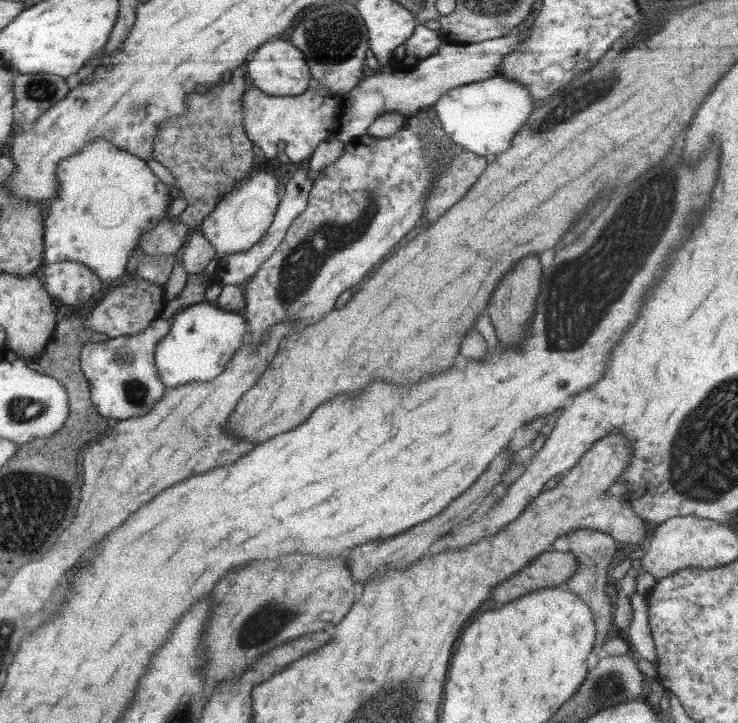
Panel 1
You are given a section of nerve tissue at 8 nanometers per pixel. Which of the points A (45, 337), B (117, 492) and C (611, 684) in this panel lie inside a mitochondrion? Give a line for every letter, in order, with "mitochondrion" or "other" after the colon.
A: other
B: other
C: mitochondrion

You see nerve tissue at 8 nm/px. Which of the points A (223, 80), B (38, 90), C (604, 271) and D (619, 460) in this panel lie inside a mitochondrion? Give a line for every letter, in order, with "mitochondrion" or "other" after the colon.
A: other
B: mitochondrion
C: mitochondrion
D: other

